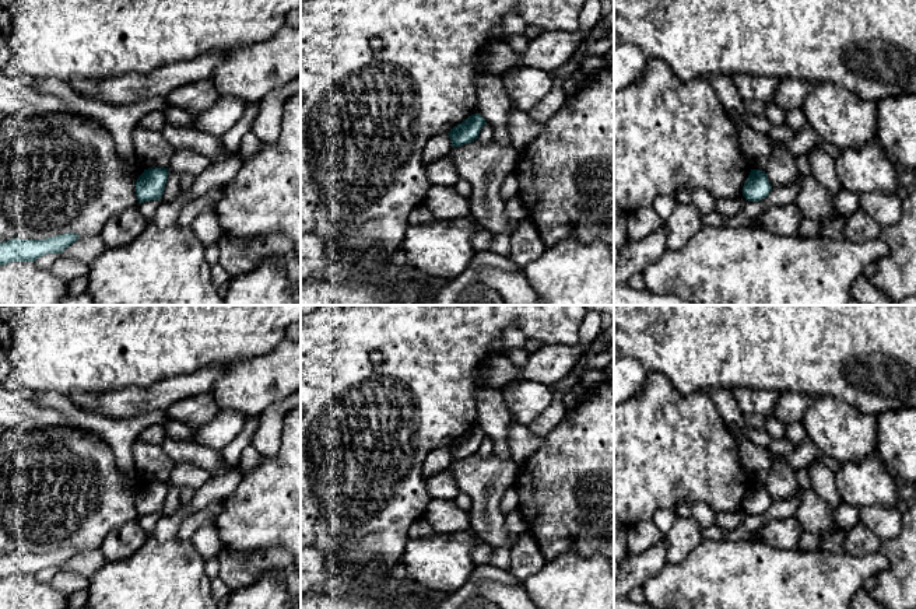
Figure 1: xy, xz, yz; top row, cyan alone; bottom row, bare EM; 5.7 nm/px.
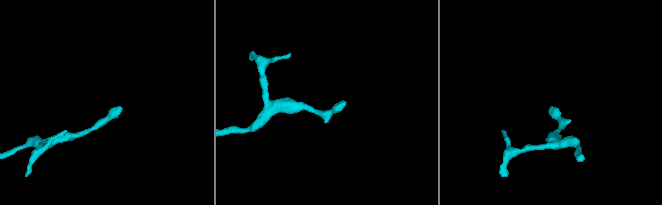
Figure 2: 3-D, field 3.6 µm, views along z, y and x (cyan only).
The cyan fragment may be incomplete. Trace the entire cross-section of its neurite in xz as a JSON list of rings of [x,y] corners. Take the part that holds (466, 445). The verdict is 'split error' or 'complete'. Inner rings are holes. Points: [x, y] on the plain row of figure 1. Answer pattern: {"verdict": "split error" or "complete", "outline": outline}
{"verdict": "complete", "outline": [[[480,427],[468,430],[466,434],[455,440],[448,448],[452,459],[459,461],[478,452],[480,444],[485,438],[485,433]]]}

